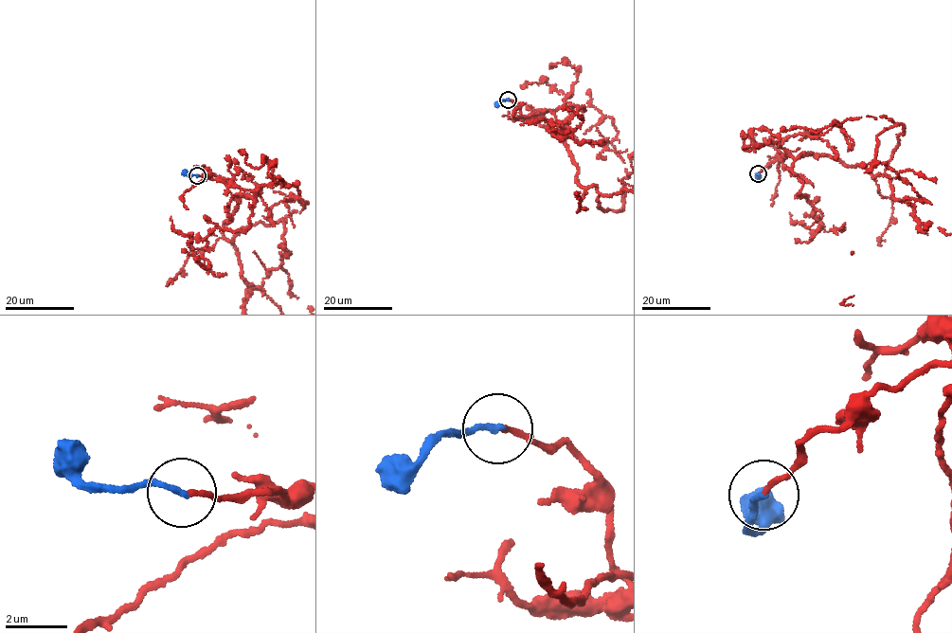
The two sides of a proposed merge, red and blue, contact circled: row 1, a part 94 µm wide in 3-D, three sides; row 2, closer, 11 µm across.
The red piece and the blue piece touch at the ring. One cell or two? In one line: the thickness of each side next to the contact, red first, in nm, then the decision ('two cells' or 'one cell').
160 nm thick on the red side, 200 nm on the other; one cell

